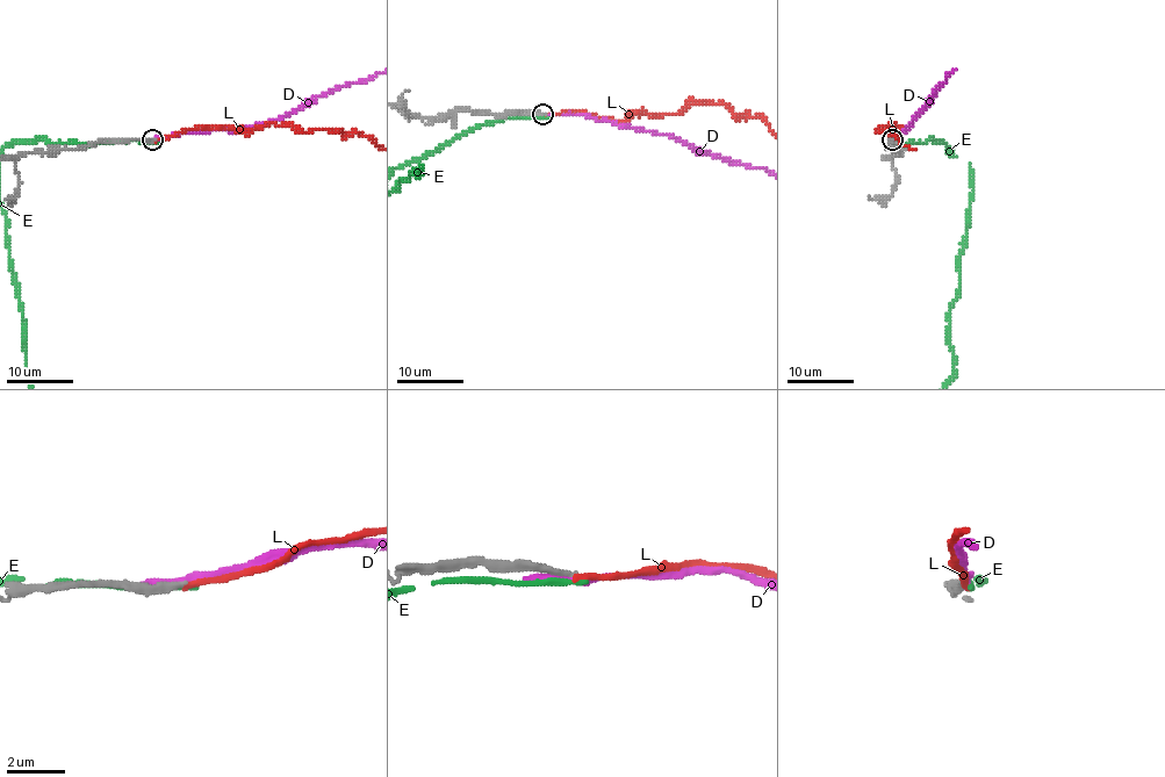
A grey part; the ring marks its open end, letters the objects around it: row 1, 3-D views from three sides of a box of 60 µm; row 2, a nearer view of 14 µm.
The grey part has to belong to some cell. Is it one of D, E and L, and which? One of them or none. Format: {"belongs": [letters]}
{"belongs": []}

